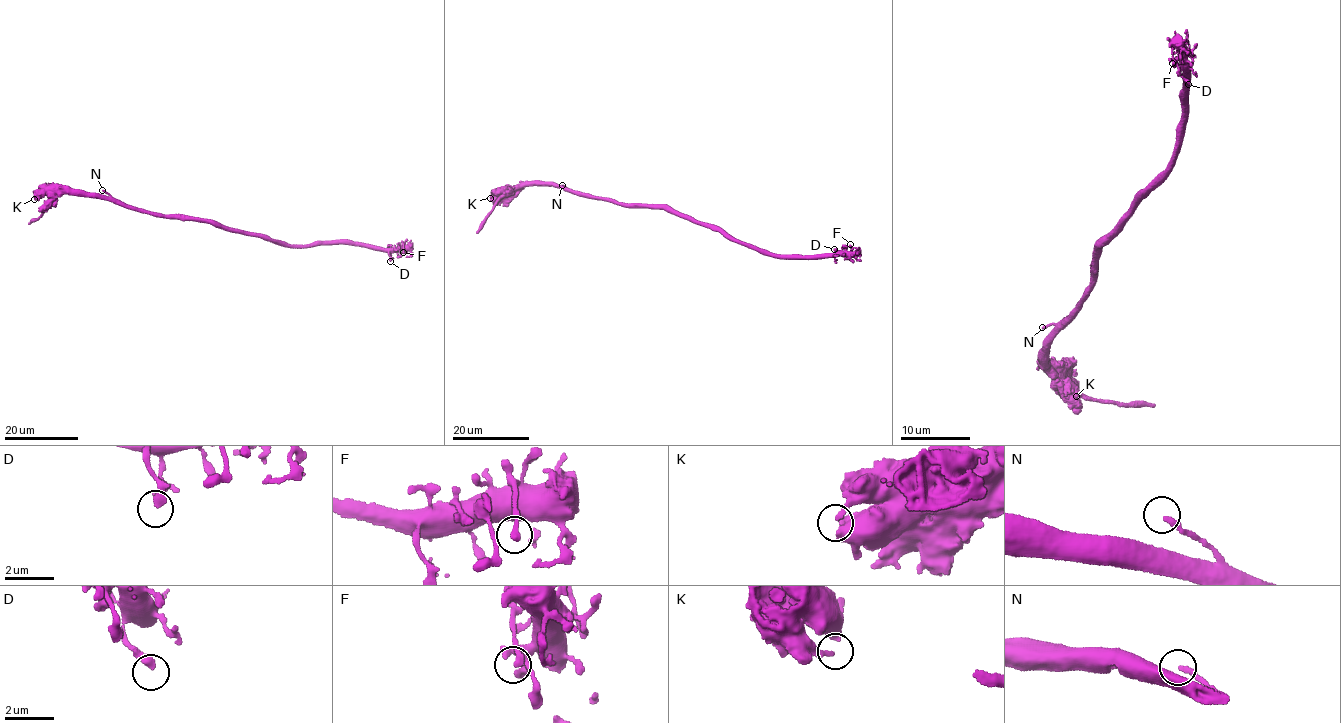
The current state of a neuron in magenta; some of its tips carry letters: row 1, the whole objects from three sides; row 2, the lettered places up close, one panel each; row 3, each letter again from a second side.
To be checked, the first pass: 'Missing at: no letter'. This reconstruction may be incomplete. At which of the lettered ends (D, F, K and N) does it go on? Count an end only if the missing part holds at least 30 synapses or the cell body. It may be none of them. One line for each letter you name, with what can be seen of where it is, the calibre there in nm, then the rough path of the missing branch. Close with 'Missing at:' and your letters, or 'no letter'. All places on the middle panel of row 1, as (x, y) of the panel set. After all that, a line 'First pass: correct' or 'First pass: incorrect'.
Missing at: no letter
First pass: correct

